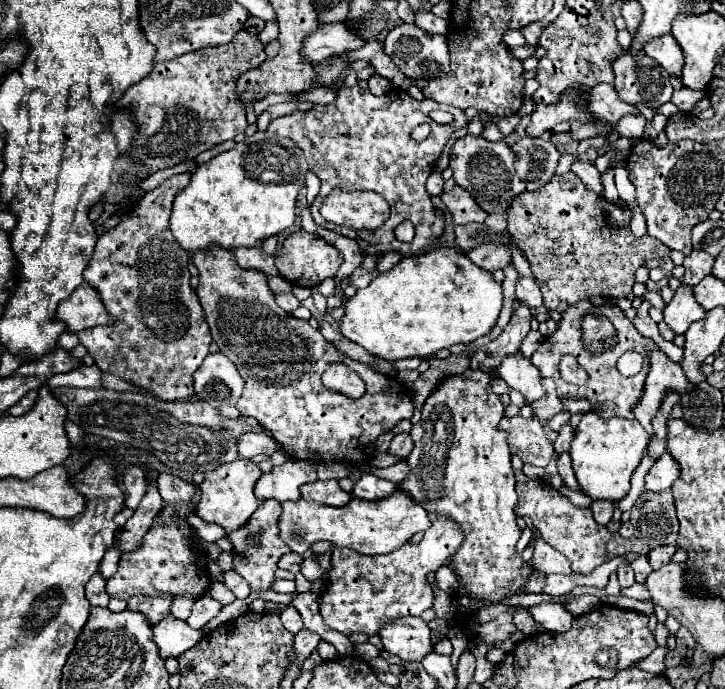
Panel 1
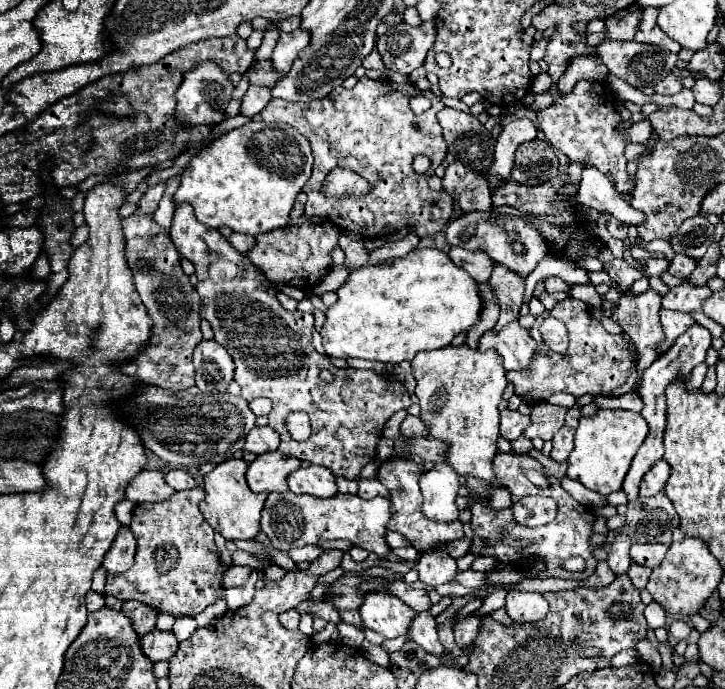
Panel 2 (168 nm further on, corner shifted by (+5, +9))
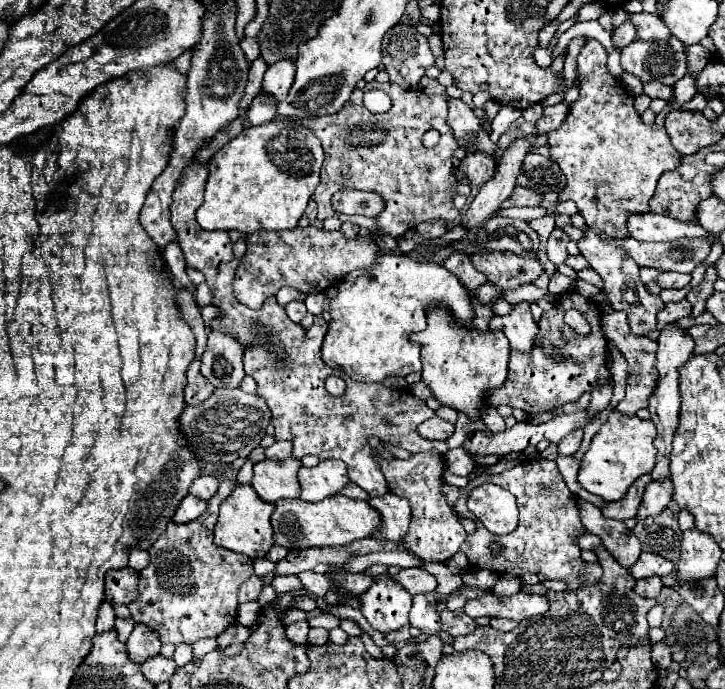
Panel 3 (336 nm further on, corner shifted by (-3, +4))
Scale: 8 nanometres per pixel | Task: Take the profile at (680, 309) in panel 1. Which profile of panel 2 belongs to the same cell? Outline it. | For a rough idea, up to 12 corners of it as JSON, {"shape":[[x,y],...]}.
{"shape":[[660,309],[666,351],[692,325],[690,313]]}

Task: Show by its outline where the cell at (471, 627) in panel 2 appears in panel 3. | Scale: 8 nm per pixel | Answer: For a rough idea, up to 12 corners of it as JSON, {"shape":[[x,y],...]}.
{"shape":[[462,609],[440,612],[441,629],[450,636],[472,634],[476,622]]}

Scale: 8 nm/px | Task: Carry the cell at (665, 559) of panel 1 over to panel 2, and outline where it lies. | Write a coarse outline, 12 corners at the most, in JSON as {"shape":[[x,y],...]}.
{"shape":[[636,543],[630,557],[638,565],[658,567],[668,547]]}

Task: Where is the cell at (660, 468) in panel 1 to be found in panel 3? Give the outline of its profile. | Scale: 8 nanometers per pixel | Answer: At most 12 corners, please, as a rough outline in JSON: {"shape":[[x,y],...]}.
{"shape":[[670,480],[650,482],[636,518],[660,514],[672,500]]}

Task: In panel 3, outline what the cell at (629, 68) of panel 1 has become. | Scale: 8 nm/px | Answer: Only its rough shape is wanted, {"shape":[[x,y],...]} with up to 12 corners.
{"shape":[[636,38],[622,48],[622,68],[642,82],[674,86],[686,54],[666,42]]}

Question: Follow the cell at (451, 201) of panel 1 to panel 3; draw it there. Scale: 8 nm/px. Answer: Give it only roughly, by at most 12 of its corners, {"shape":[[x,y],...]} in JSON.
{"shape":[[468,152],[460,170],[476,188],[494,176],[496,160]]}

